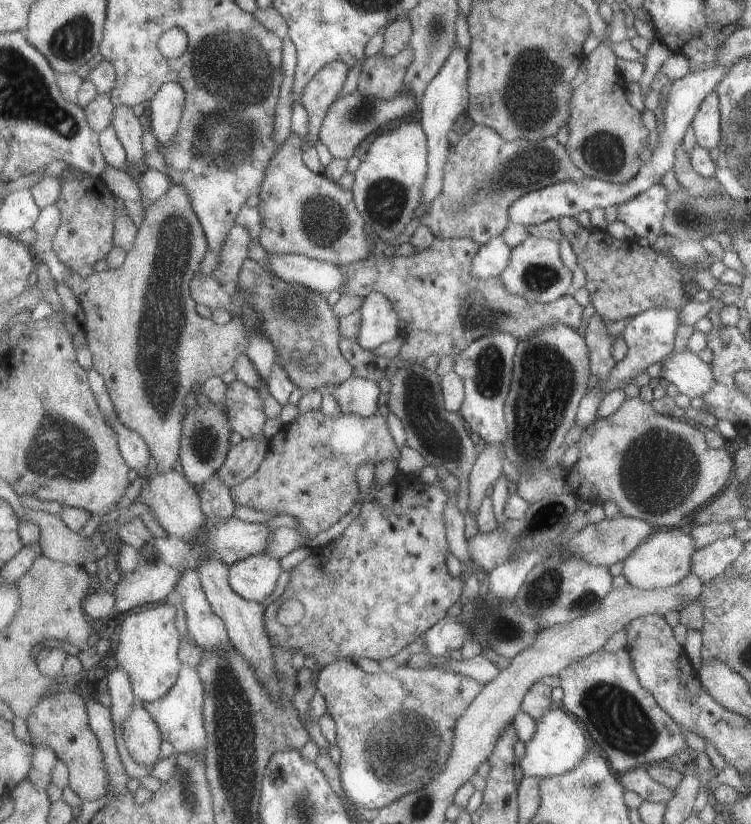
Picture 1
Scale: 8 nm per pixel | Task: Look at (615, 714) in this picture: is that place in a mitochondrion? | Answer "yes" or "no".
yes

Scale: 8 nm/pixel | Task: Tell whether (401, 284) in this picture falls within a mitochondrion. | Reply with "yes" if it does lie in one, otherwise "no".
no

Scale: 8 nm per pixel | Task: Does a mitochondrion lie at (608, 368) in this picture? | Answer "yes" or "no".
no

